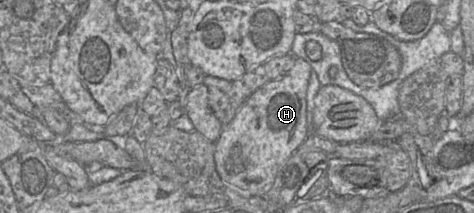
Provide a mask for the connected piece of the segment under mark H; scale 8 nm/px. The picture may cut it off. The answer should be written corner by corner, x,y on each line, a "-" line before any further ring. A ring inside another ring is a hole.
295,58
292,68
281,78
268,81
252,93
237,111
233,120
223,127
215,143
215,164
224,183
245,197
268,191
278,173
310,133
307,124
307,88
312,68
302,59

